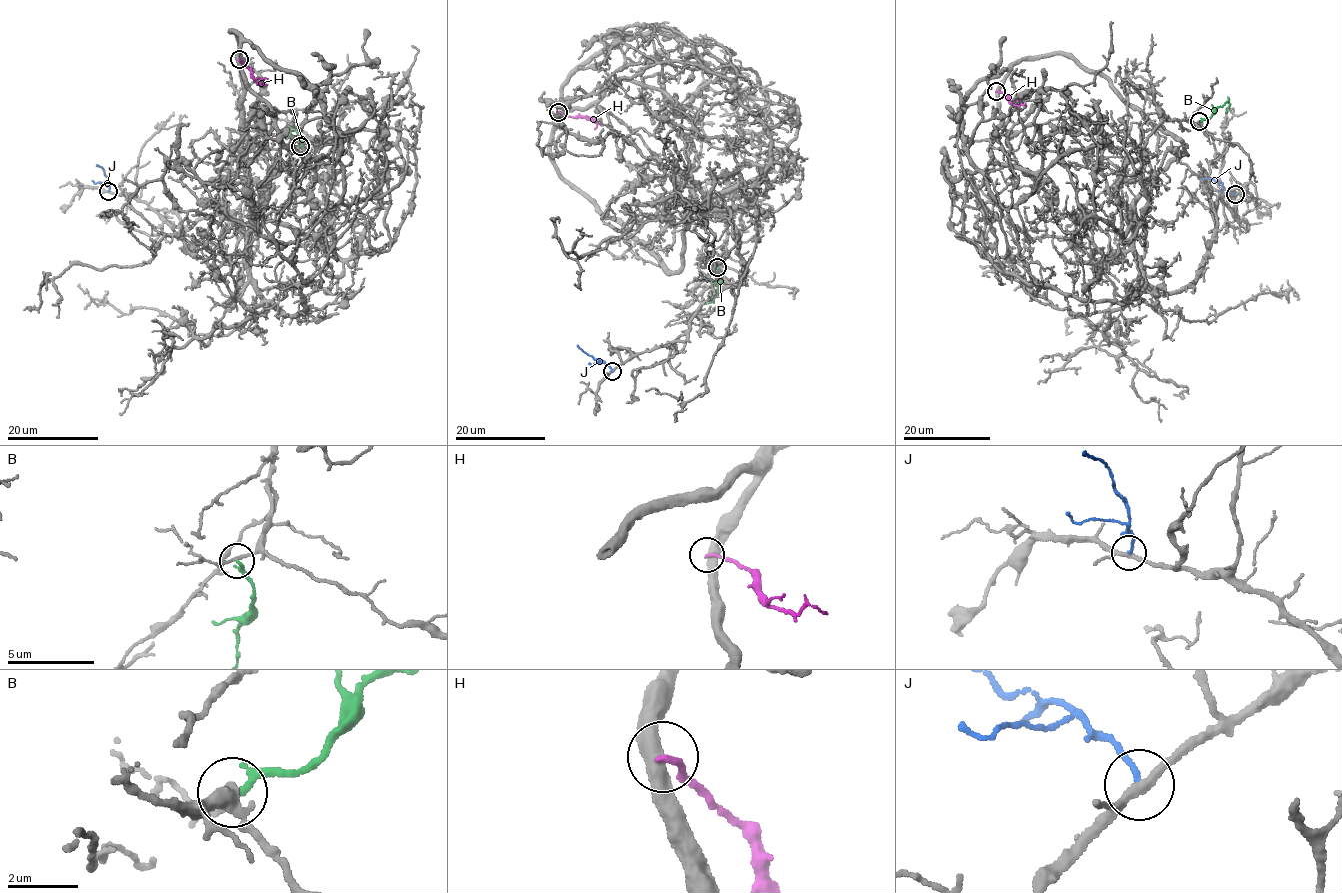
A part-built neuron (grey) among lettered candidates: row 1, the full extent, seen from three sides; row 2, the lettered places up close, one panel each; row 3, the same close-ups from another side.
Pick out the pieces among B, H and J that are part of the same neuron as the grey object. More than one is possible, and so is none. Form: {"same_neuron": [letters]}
{"same_neuron": []}

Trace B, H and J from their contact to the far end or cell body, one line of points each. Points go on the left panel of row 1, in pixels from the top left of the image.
B: (300, 145), (302, 143), (296, 131), (290, 130), (286, 139)
H: (239, 60), (262, 83), (256, 85)
J: (109, 191), (102, 168), (96, 165)

